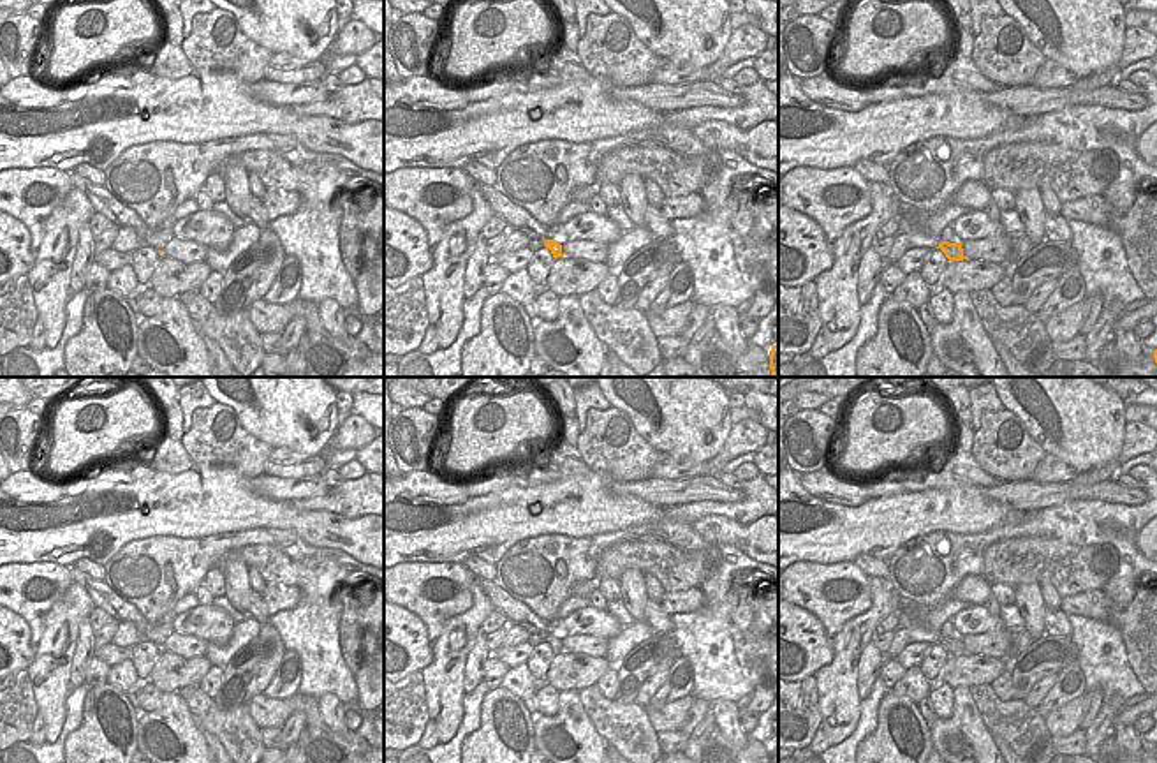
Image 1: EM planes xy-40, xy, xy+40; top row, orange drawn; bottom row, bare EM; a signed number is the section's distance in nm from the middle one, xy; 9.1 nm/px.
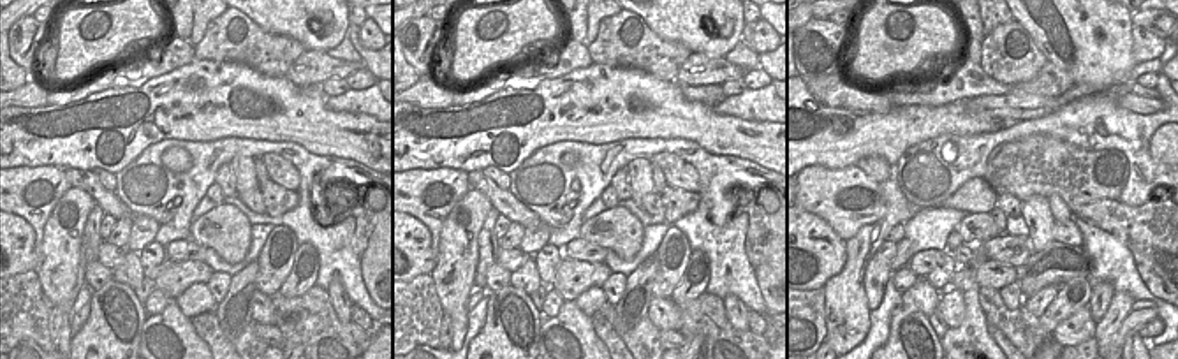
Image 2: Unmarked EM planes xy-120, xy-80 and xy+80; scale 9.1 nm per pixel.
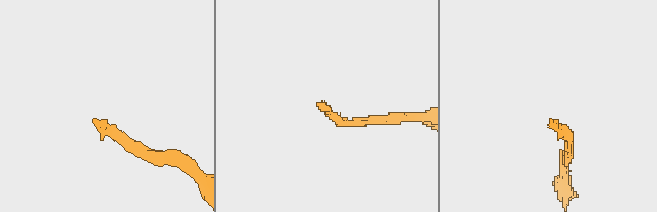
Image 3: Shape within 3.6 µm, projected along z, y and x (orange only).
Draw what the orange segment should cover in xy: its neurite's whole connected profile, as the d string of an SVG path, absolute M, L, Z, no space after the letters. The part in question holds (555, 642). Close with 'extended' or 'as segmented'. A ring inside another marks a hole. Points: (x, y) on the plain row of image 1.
M474 576L483 592L490 597L495 610L502 611L509 622L527 629L532 638L544 640L551 645L553 652L564 652L562 640L548 633L548 624L541 620L525 603L511 597L502 587L495 582L483 576Z; extended

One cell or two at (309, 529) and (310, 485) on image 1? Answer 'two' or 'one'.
two

